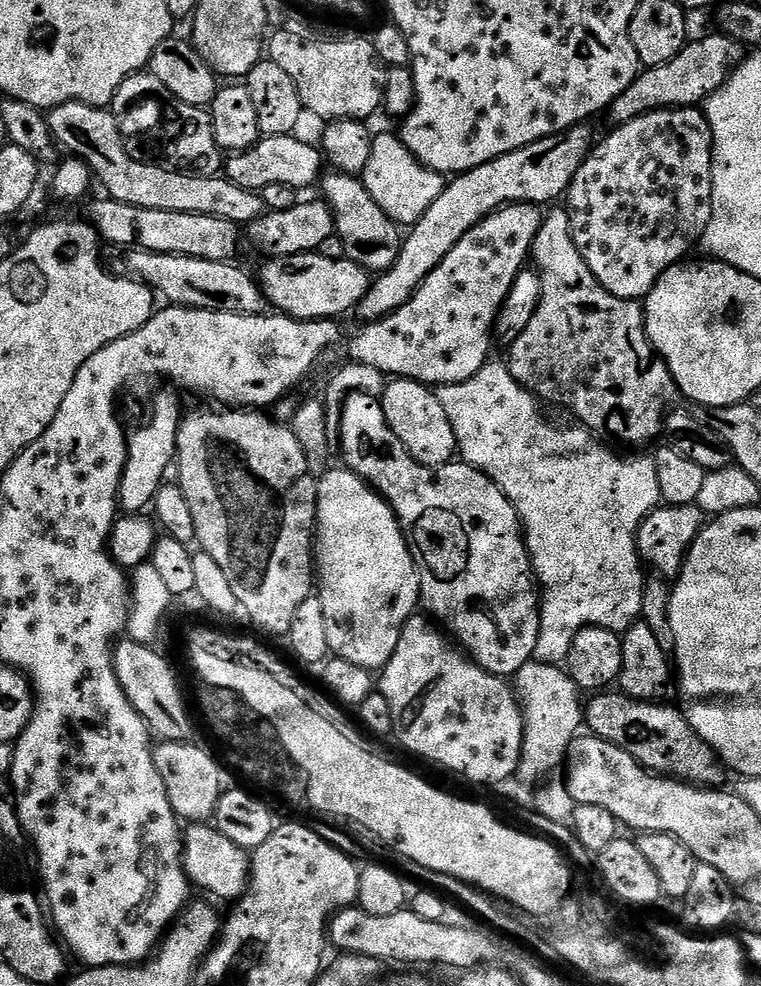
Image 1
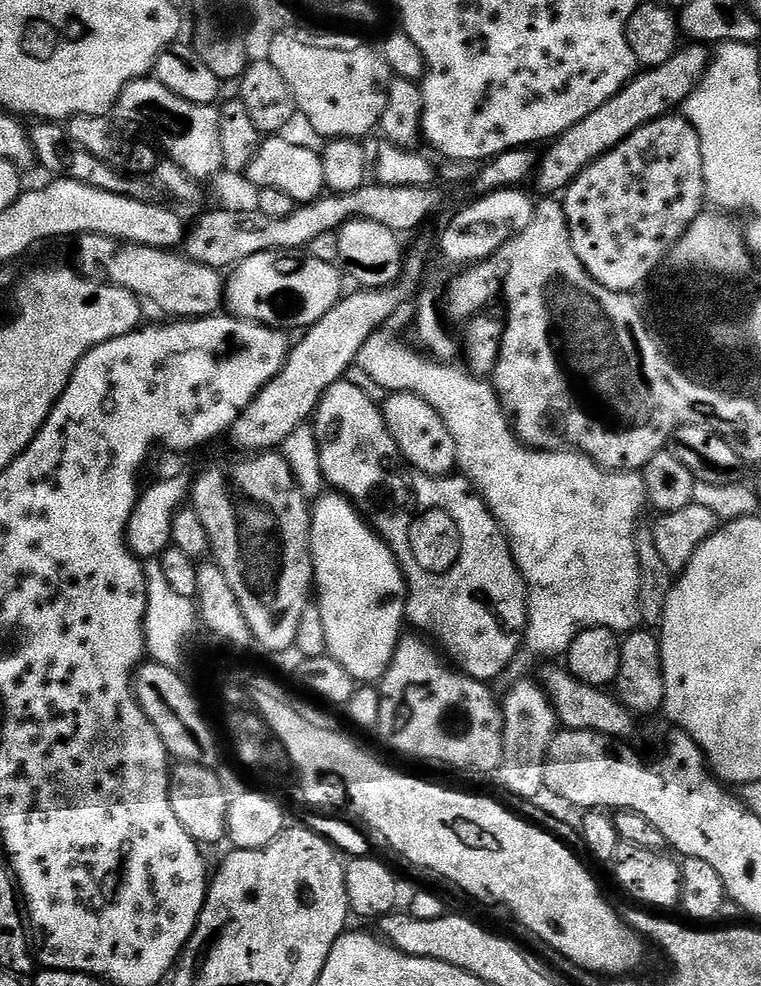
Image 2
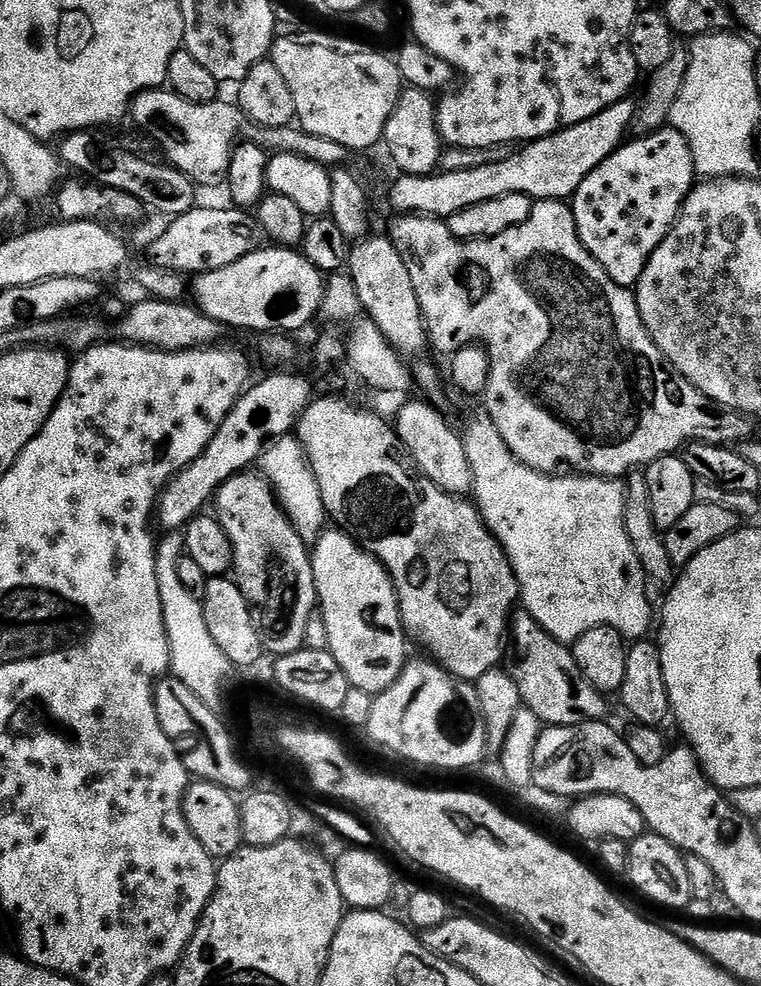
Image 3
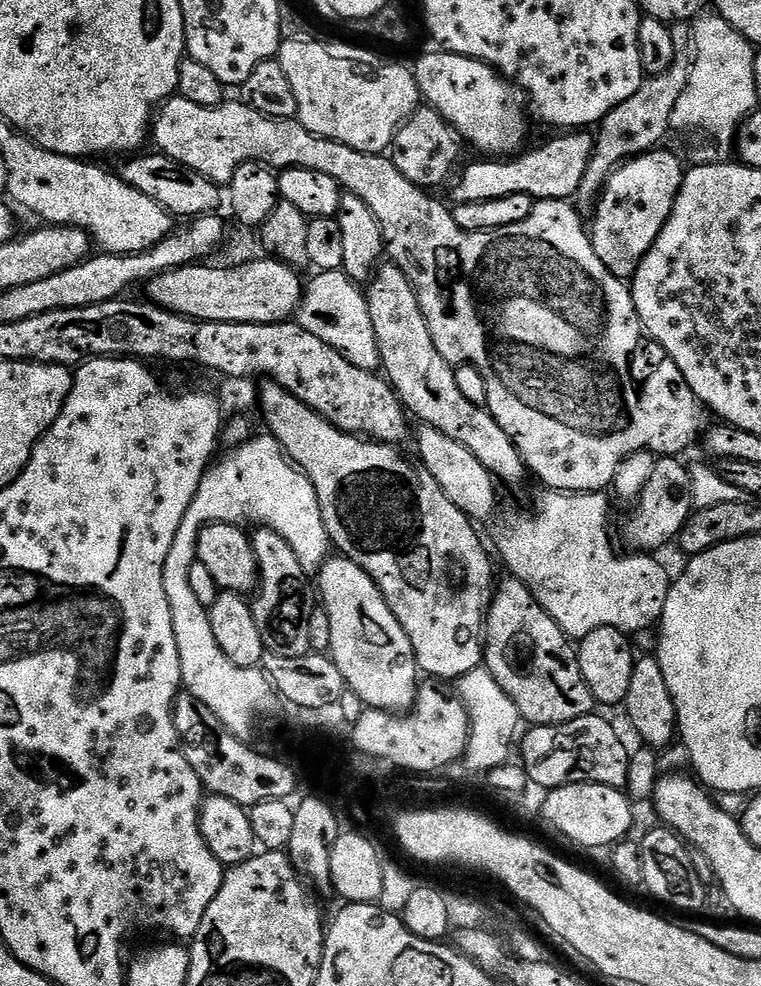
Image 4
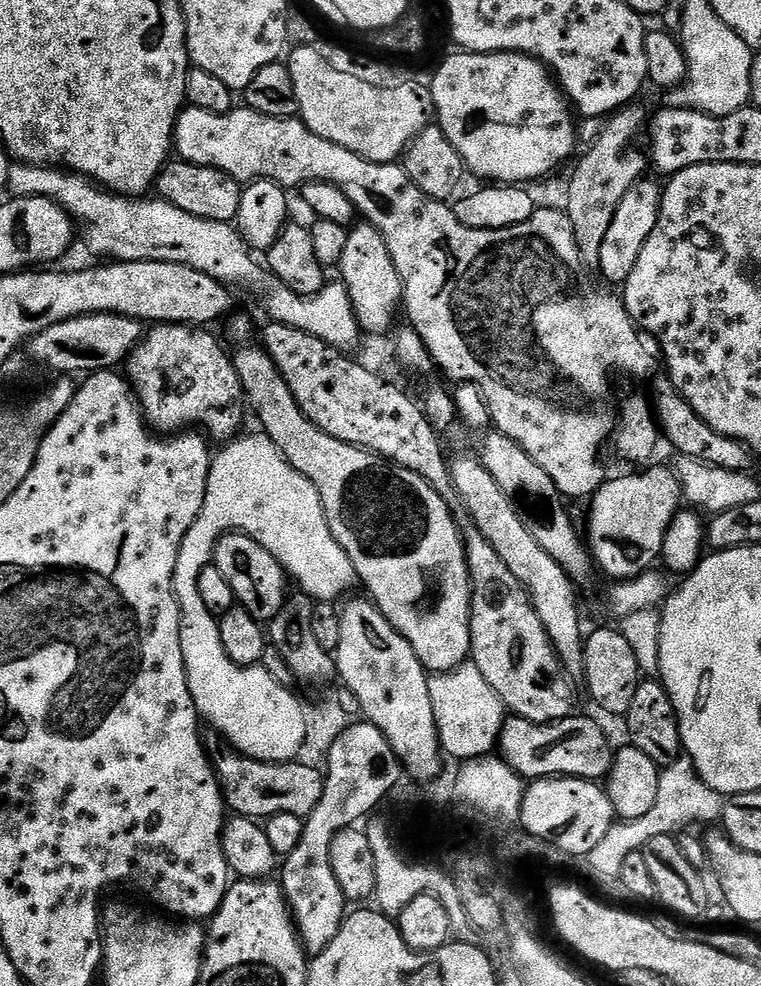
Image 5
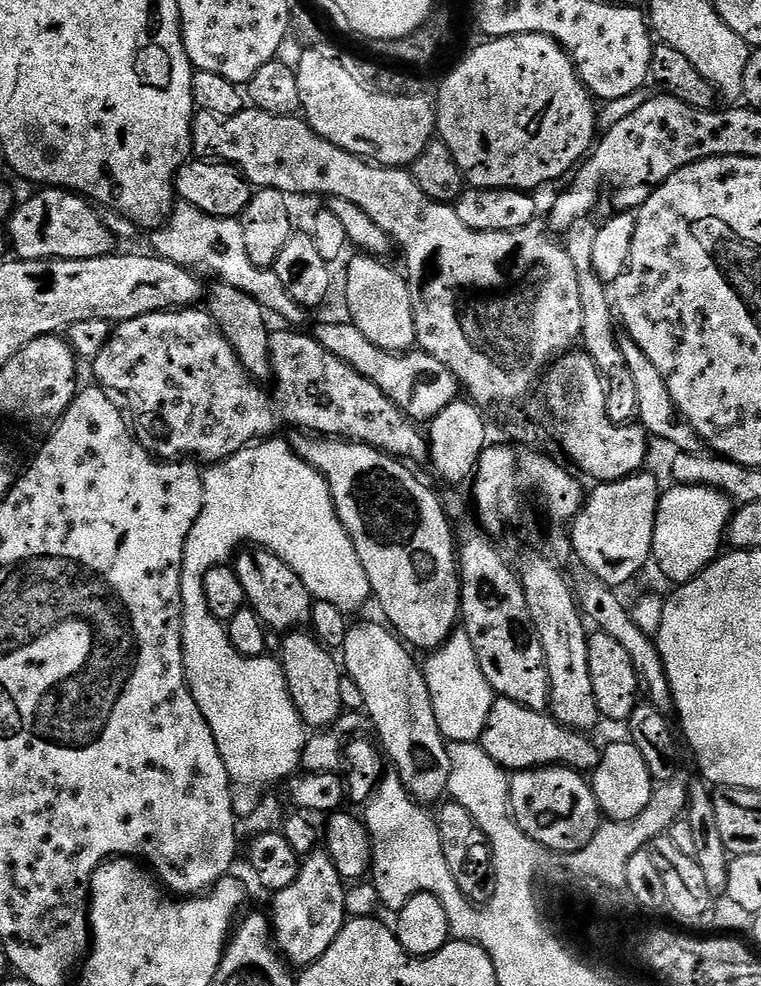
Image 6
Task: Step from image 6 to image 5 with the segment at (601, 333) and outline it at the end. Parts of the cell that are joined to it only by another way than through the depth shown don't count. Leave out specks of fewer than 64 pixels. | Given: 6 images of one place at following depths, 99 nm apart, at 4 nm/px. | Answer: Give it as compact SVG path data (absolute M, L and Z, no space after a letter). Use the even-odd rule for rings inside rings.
M631 104L621 108L603 123L605 126L602 132L575 166L568 184L564 211L574 230L579 254L590 270L600 267L602 242L609 233L618 206L624 203L626 194L633 191L641 181L641 175L650 166L649 157L645 153L642 155L634 150L624 153L639 134L641 136L648 122L648 113L638 105Z

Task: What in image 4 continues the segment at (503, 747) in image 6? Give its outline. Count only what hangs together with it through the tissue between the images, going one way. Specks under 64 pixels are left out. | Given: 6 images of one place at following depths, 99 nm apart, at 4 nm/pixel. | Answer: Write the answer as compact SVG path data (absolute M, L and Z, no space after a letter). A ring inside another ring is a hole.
M593 714L591 716L583 716L582 718L574 718L574 722L566 722L565 724L541 724L539 726L532 726L527 729L529 732L525 734L524 741L523 736L518 744L518 754L520 750L520 756L522 759L522 767L529 780L533 780L538 785L547 788L549 790L553 788L560 788L564 784L601 784L602 786L610 786L611 788L619 788L621 790L627 789L628 786L628 758L630 755L630 748L620 741L618 733L612 729L612 724L608 720L603 720L599 714Z

